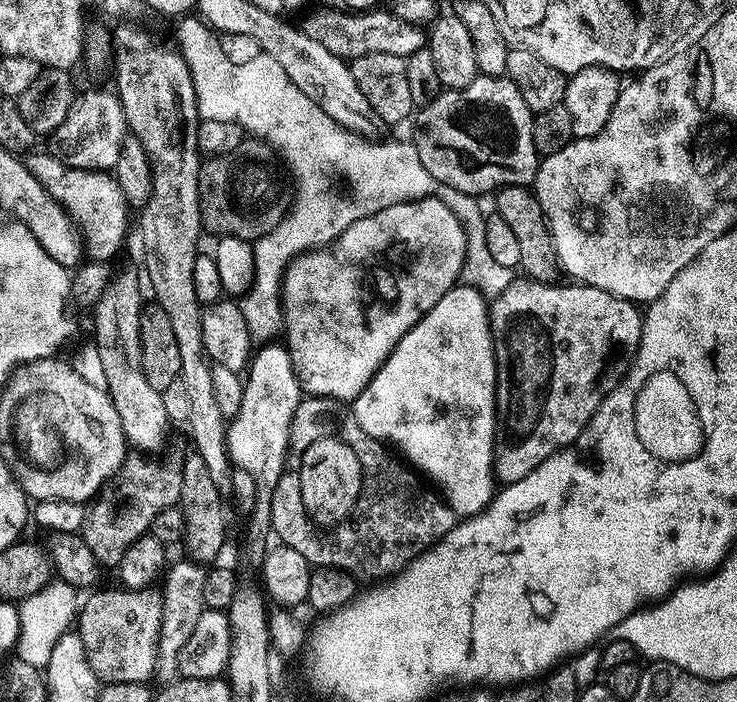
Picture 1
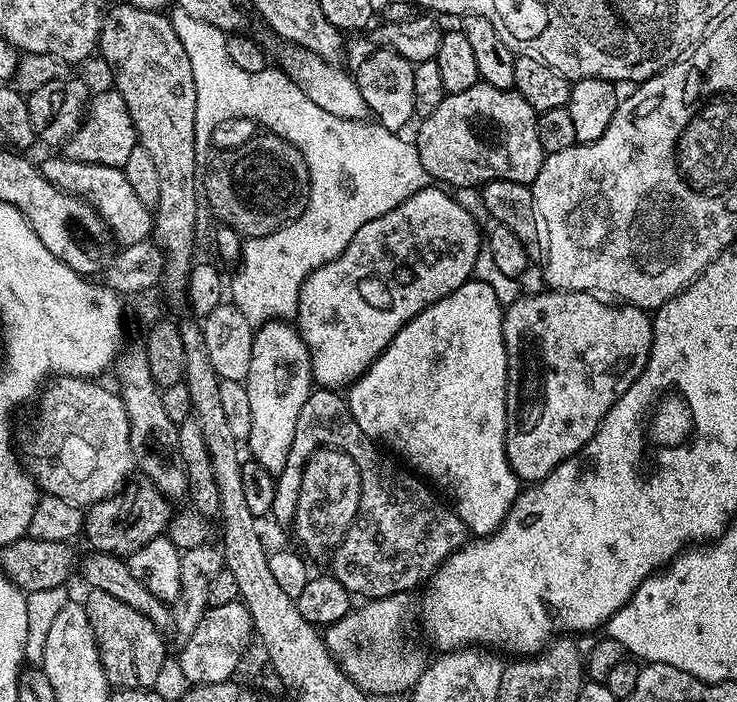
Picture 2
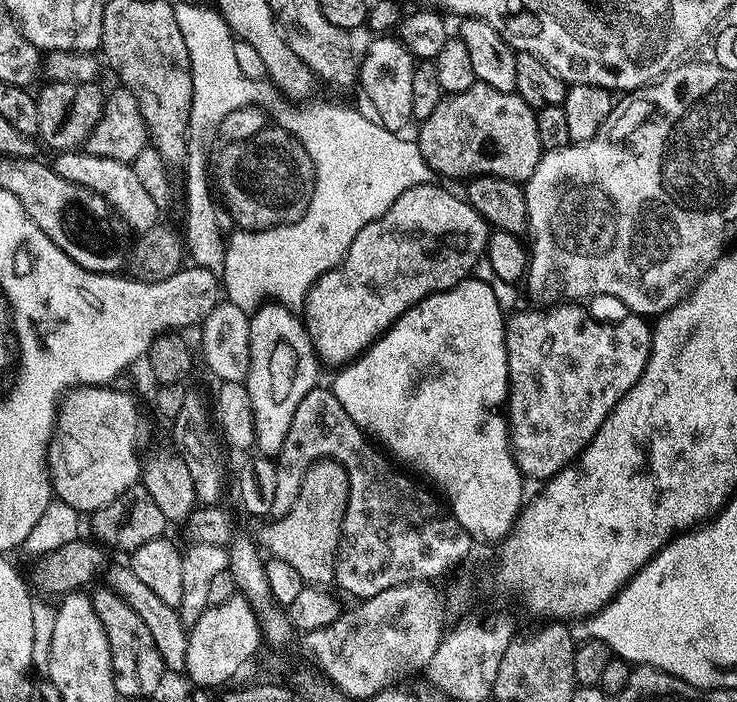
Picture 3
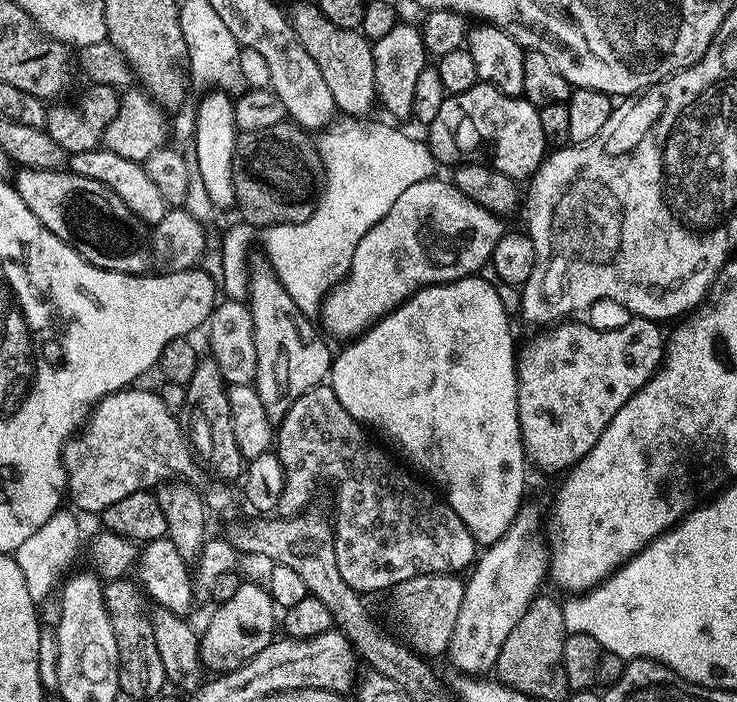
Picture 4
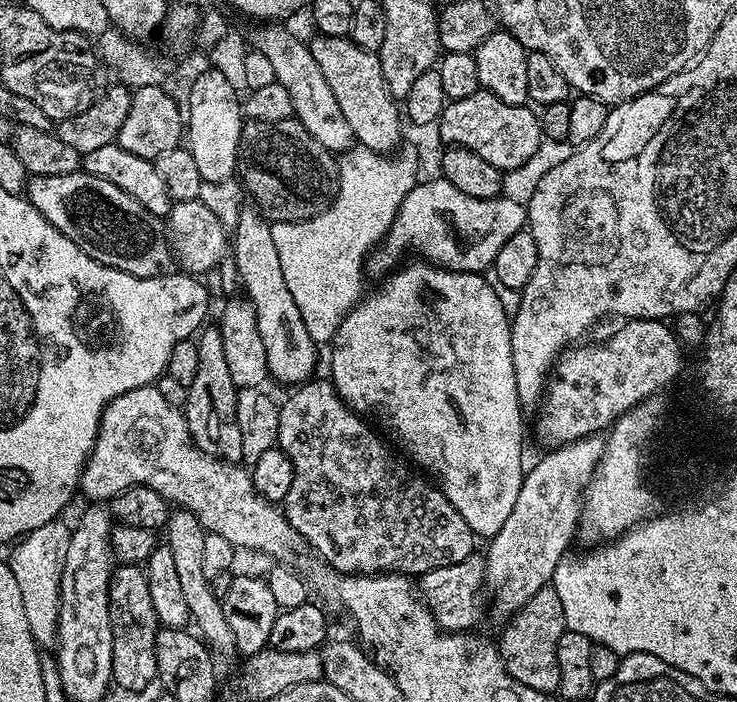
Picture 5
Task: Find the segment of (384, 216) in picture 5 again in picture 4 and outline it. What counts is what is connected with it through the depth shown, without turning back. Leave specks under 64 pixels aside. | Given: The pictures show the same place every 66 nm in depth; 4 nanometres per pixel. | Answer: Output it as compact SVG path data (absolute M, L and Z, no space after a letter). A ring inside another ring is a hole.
M356 118L343 122L345 124L335 123L318 136L325 179L319 203L322 215L306 218L306 222L273 224L263 229L262 246L276 278L286 286L286 294L294 298L294 306L309 318L321 315L328 293L347 276L354 262L352 246L361 242L367 232L385 218L404 190L429 179L435 173L432 171L438 168L436 157L423 139L415 140L384 124L367 127ZM348 196L352 196L352 200ZM336 220L344 220L344 224L336 228ZM336 244L348 246L336 248Z

